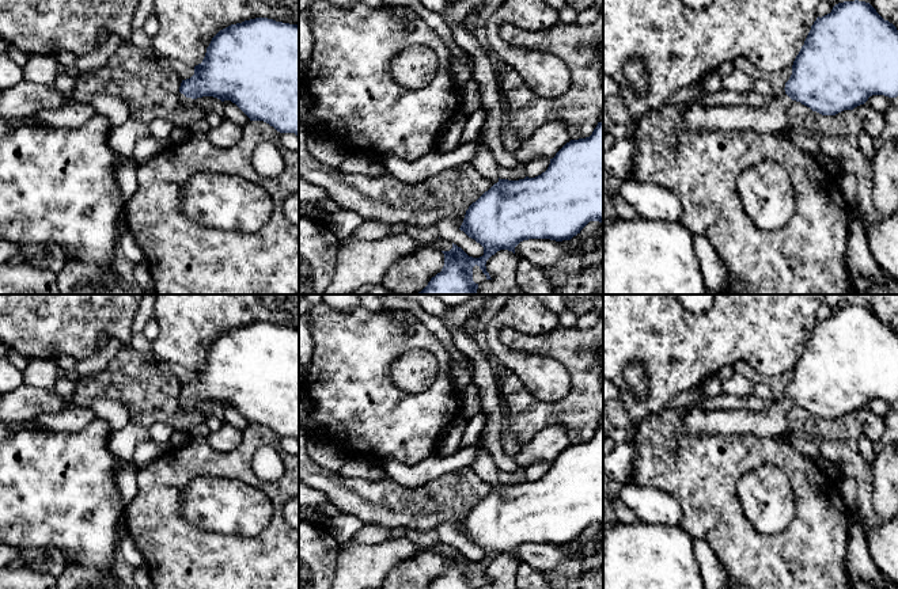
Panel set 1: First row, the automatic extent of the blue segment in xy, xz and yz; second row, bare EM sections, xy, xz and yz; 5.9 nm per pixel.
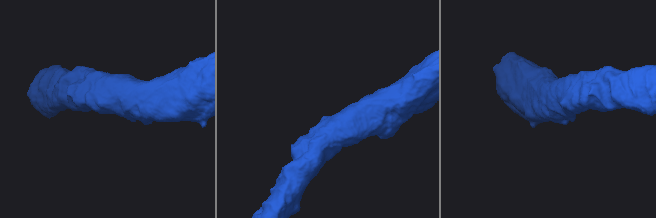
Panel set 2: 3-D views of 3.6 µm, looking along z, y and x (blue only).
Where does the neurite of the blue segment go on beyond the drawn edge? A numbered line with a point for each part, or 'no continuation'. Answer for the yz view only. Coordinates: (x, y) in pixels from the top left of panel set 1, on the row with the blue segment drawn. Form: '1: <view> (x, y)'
1: yz (772, 118)

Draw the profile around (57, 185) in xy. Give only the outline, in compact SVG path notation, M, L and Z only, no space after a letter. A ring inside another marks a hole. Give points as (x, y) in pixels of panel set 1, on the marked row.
M96 114L80 128L50 128L45 124L27 124L11 129L0 138L0 238L15 243L56 243L75 261L113 269L111 259L120 238L118 218L124 200L117 182L115 153L107 144L111 124Z

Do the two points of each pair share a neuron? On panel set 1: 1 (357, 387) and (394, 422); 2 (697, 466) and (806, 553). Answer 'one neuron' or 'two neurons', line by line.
1: one neuron
2: one neuron

